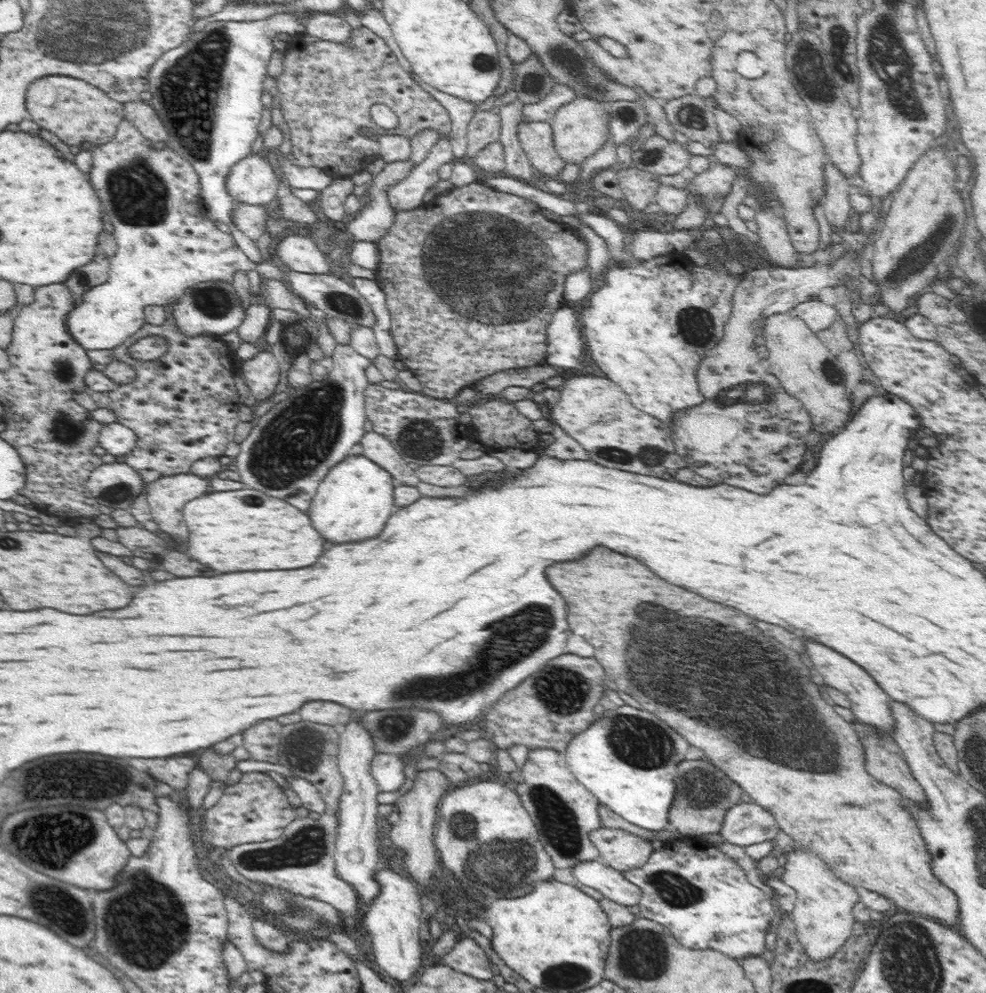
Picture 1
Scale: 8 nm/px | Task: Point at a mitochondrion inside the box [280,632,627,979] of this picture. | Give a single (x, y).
(518, 860)

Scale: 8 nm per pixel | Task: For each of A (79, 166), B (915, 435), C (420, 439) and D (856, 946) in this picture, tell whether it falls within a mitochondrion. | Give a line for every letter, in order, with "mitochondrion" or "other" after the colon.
A: other
B: other
C: mitochondrion
D: other

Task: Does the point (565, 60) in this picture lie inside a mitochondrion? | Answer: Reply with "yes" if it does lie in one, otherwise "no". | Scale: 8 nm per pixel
yes

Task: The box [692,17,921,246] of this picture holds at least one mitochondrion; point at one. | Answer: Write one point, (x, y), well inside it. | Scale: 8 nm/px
(808, 71)

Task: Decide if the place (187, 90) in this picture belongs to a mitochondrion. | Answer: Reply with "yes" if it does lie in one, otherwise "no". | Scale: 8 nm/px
yes

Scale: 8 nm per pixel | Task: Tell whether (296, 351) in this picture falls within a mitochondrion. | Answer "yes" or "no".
no

